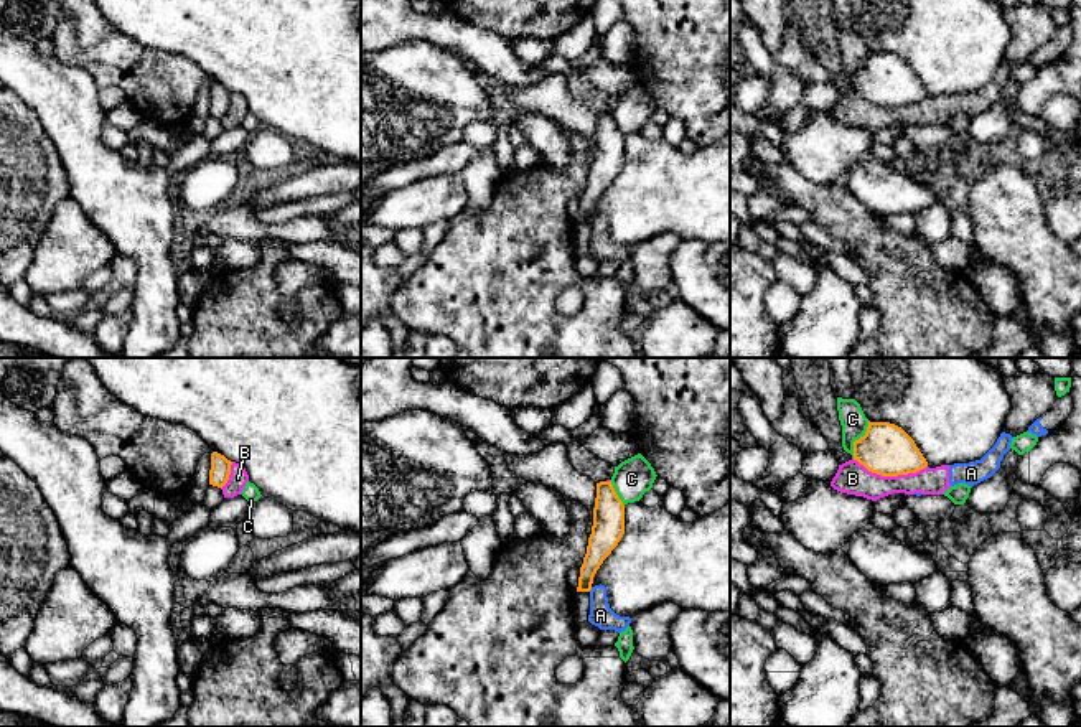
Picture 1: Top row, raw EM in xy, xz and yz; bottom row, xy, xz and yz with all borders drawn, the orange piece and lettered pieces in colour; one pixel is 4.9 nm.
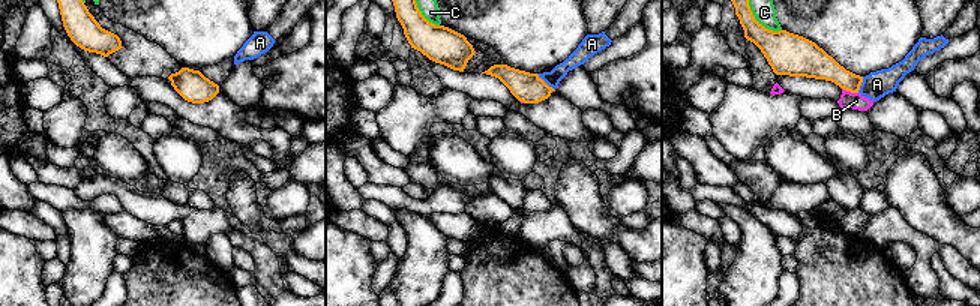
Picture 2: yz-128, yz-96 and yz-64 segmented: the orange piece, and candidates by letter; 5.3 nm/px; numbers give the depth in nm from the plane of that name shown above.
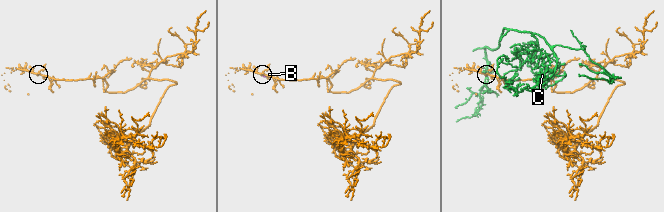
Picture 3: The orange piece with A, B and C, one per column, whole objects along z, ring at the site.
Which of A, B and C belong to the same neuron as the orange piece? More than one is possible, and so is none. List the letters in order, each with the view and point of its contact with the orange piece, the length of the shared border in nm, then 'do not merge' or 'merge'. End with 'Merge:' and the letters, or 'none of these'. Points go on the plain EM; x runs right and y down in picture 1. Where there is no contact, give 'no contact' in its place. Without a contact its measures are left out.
A: contact xz (590, 220); length 30 nm; do not merge
B: contact yz (890, 106); length 380 nm; do not merge
C: contact yz (859, 70); length 200 nm; do not merge
Merge: none of these

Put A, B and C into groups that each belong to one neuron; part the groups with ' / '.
A B / C

